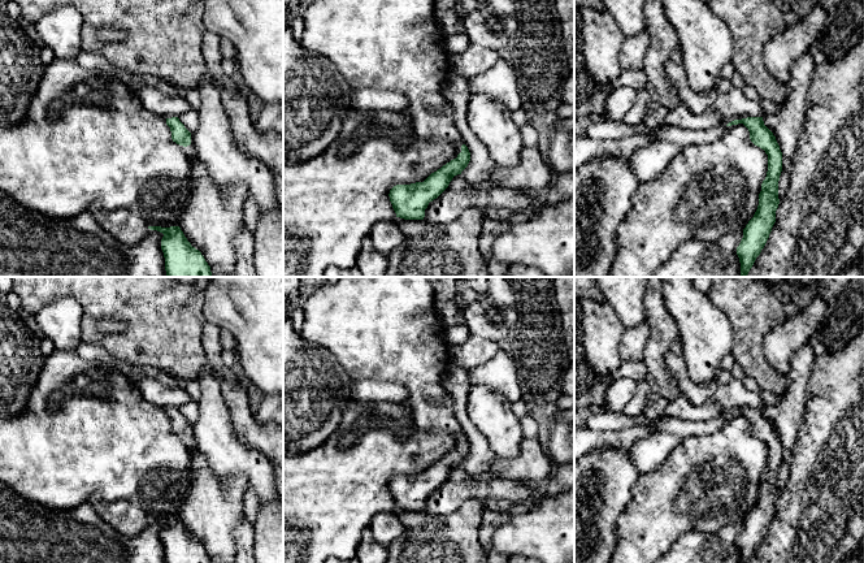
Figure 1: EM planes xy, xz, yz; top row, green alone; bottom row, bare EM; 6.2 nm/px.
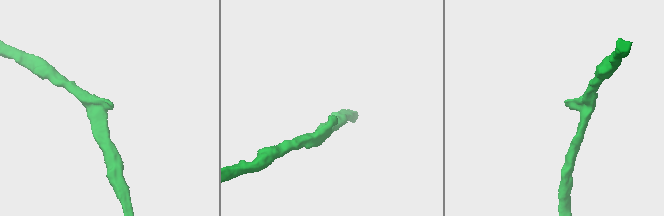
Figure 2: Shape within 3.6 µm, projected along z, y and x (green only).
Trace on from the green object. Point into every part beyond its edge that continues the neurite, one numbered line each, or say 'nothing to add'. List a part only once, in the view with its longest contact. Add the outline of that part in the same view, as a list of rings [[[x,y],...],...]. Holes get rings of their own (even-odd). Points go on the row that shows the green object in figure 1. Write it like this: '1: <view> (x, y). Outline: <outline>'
nothing to add

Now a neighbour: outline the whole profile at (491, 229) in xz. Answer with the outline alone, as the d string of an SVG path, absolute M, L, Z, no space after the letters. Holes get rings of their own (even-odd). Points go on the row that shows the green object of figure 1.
M485 217L482 224L482 233L479 235L479 251L486 259L489 259L492 254L494 241L509 228L511 224L508 221L490 220Z

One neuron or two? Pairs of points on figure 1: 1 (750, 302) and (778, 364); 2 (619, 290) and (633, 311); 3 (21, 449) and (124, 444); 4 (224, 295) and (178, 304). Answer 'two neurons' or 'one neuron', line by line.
1: two neurons
2: one neuron
3: one neuron
4: two neurons

